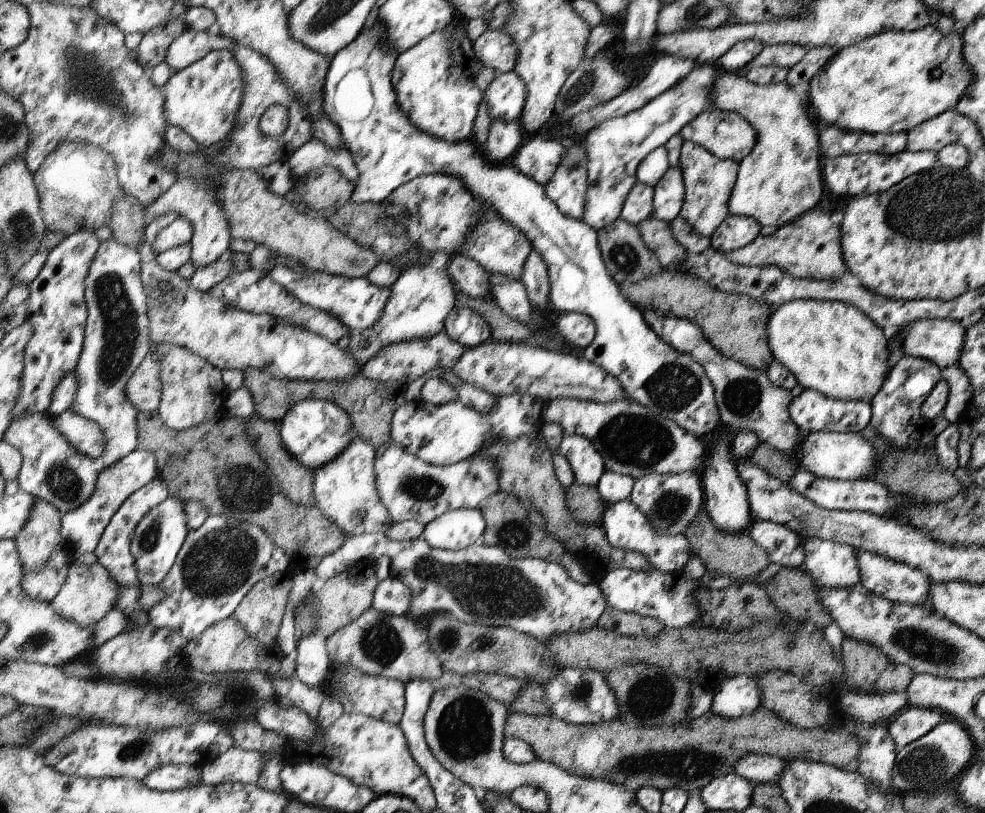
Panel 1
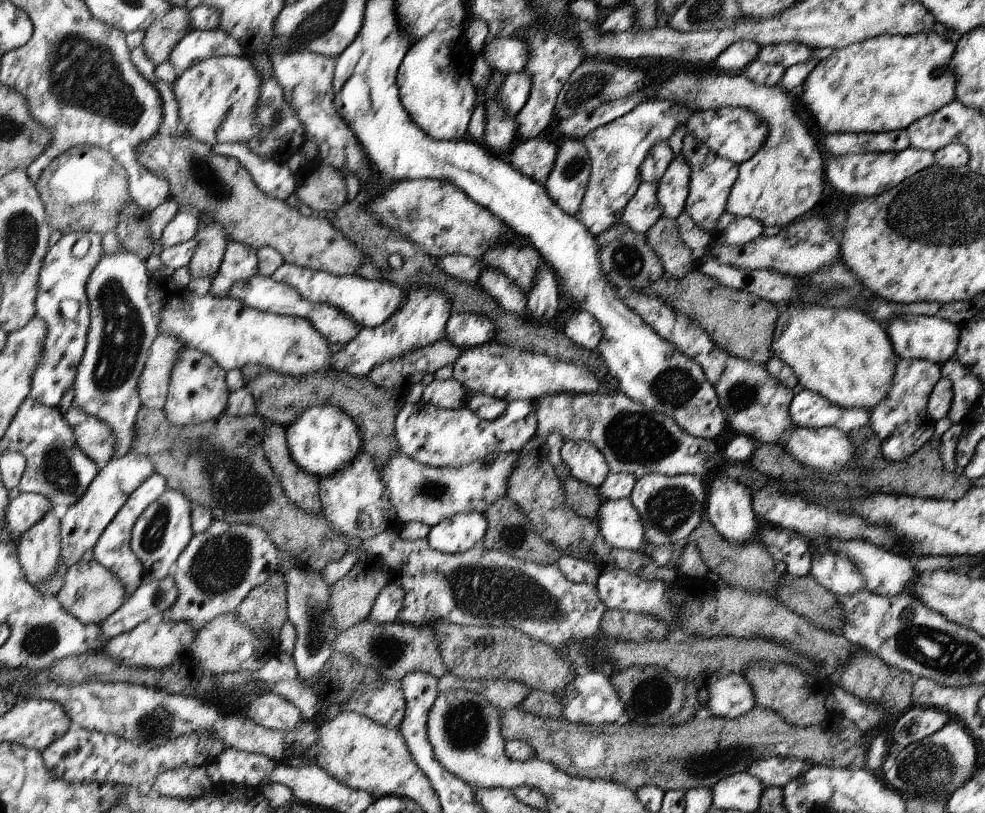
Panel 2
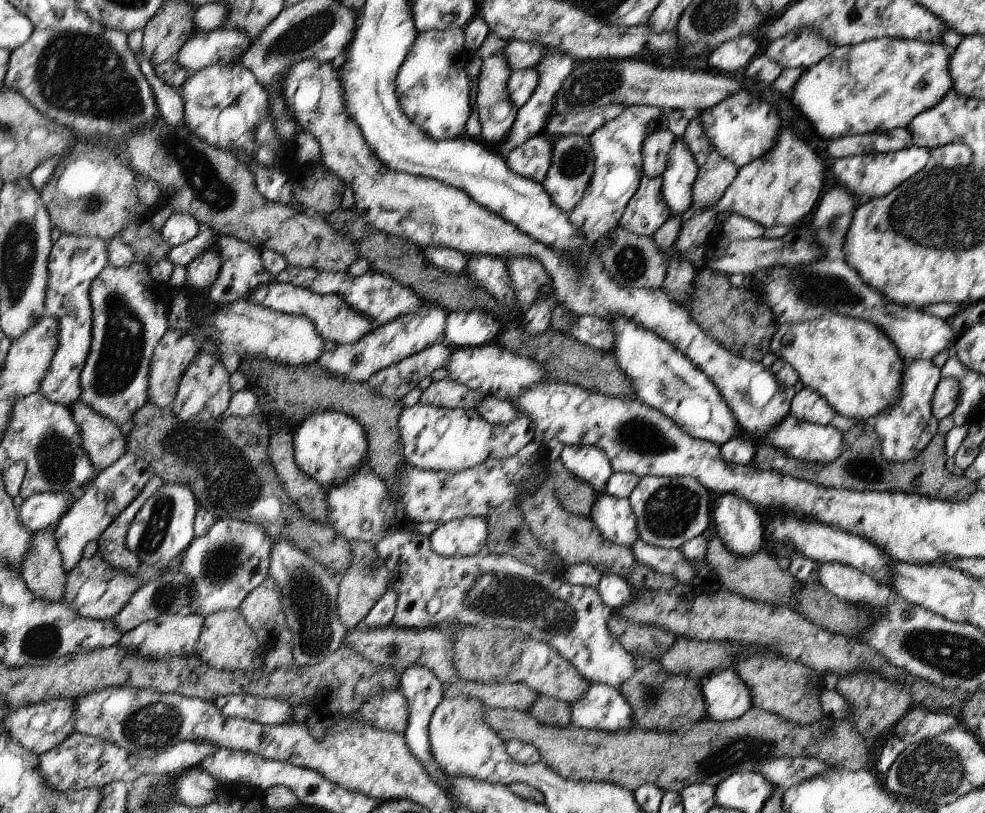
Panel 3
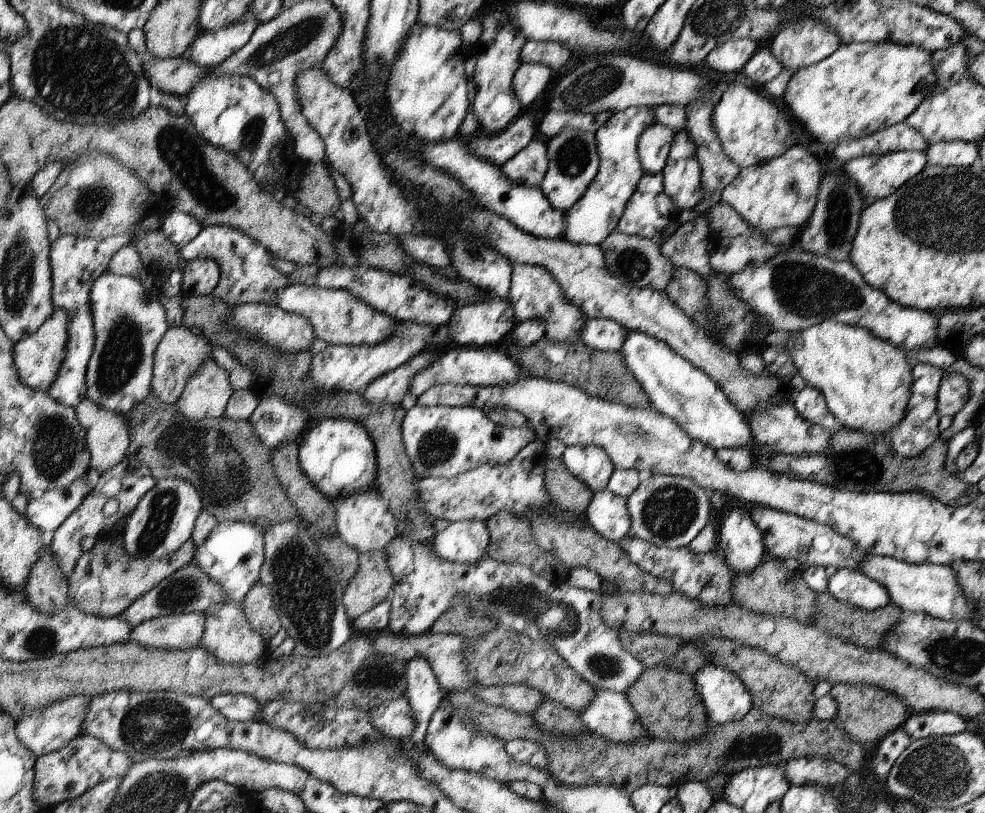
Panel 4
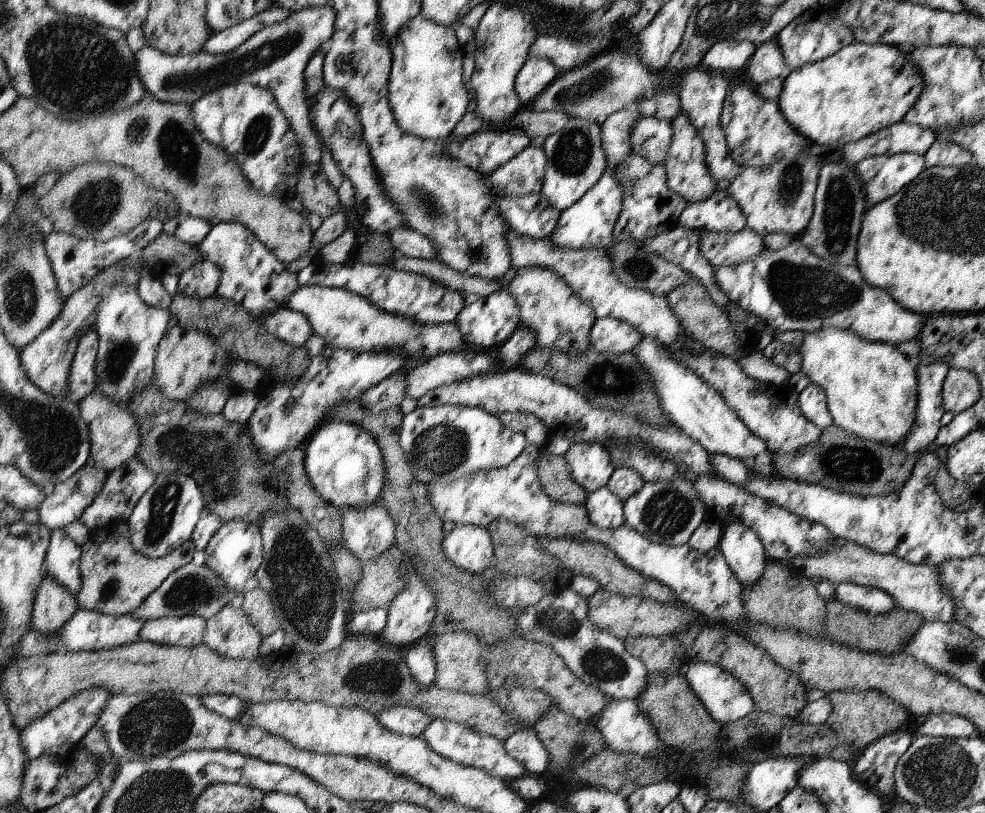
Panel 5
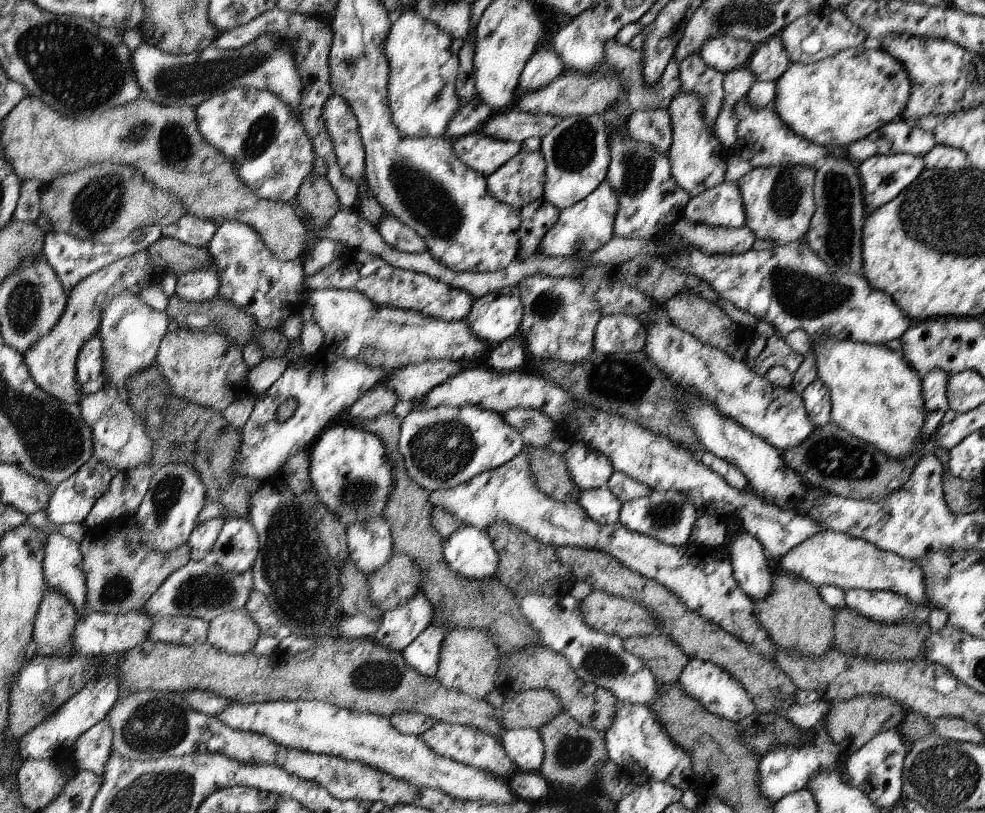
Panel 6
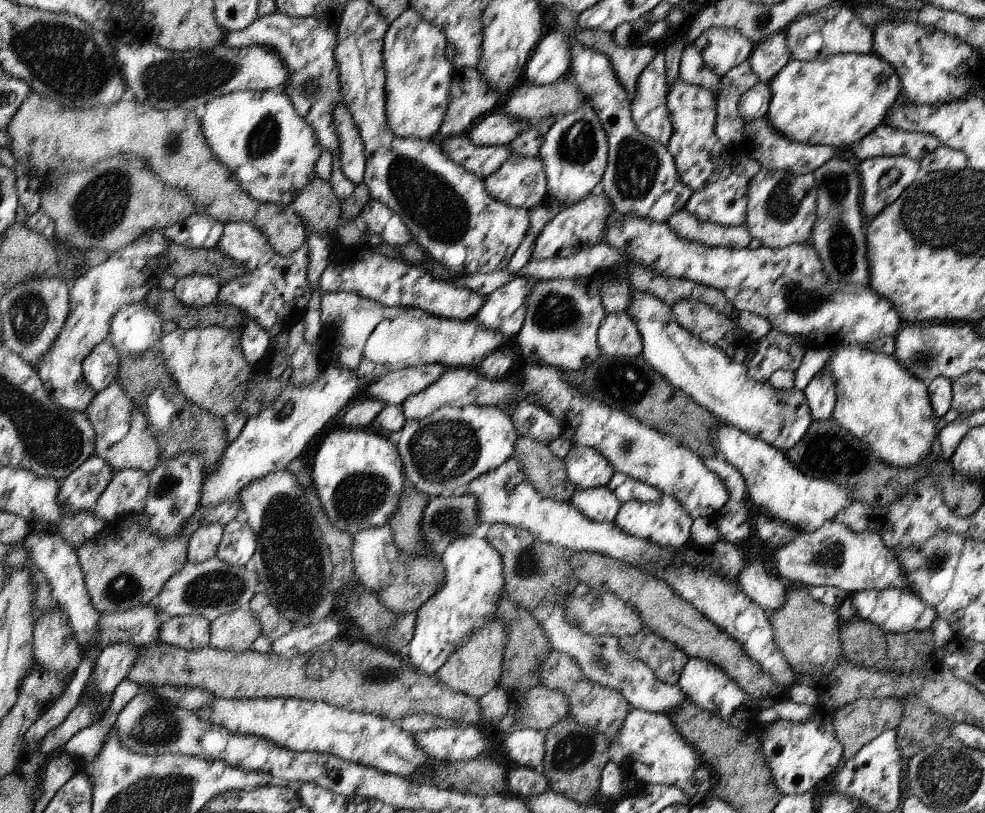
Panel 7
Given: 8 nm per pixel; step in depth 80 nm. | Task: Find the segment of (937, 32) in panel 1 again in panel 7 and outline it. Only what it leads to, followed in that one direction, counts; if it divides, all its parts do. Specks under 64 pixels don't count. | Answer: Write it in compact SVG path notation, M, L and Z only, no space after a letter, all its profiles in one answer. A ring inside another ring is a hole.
M874 52L838 53L824 60L813 61L791 58L768 84L772 98L767 110L767 121L773 129L790 140L802 144L828 145L837 151L852 147L881 125L888 109L892 108L903 90L895 68Z

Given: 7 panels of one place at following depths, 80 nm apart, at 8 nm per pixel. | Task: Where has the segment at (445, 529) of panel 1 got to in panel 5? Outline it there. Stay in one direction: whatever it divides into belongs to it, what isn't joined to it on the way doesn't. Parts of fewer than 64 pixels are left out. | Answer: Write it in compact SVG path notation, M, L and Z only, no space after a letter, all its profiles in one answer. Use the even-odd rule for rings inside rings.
M456 525L443 538L443 551L448 562L461 571L480 575L494 566L492 542L486 527Z

